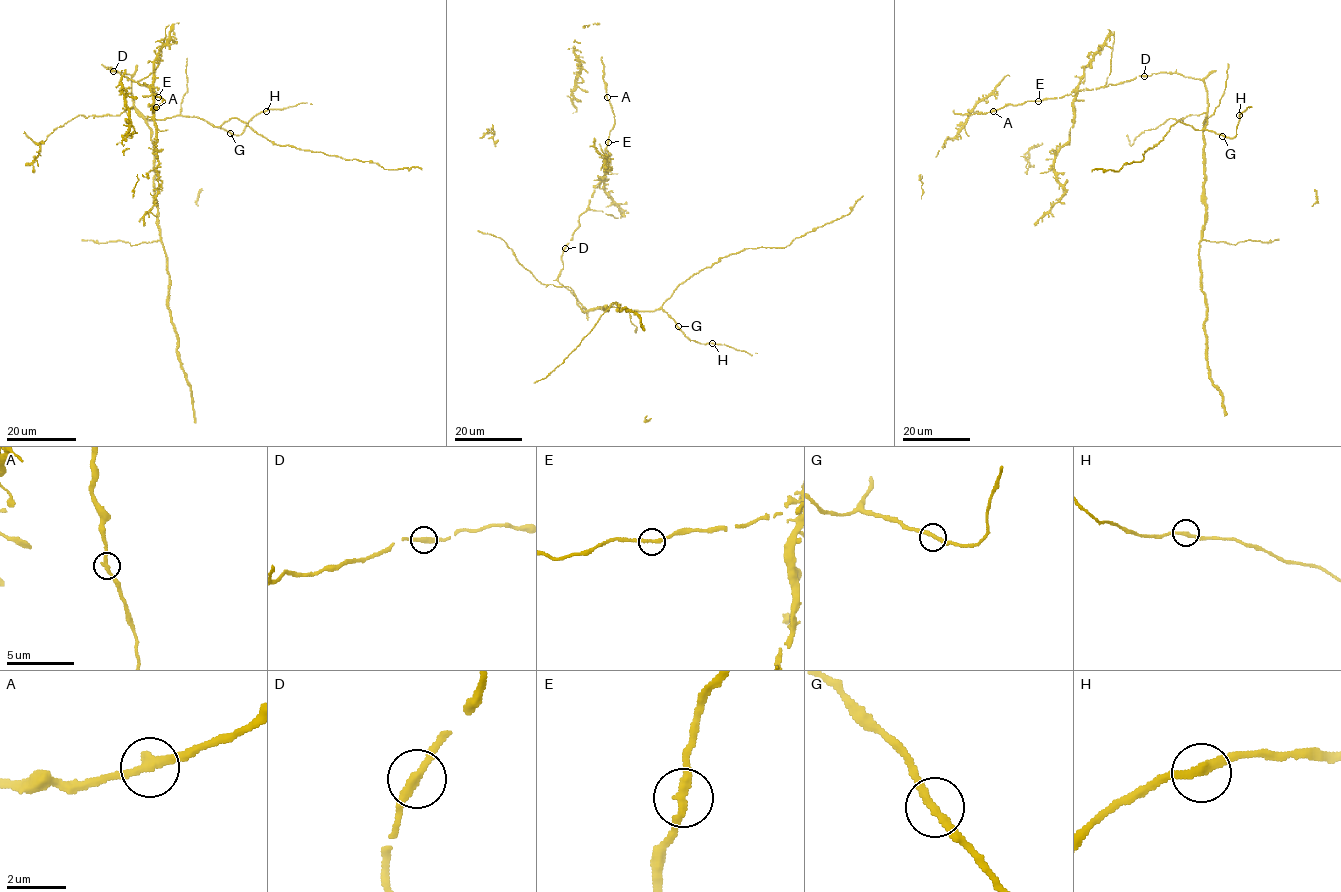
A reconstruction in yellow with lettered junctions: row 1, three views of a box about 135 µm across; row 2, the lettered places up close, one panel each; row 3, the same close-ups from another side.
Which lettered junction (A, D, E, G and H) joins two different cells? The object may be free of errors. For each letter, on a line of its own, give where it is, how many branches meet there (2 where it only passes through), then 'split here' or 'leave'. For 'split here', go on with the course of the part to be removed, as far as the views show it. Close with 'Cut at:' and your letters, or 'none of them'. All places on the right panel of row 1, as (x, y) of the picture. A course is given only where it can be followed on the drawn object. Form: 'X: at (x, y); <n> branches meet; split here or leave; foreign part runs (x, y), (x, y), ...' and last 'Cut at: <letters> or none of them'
A: at (993, 111); 2 branches meet; leave
D: at (1144, 76); 2 branches meet; leave
E: at (1038, 101); 2 branches meet; leave
G: at (1222, 136); 2 branches meet; leave
H: at (1239, 115); 2 branches meet; leave
Cut at: none of them

